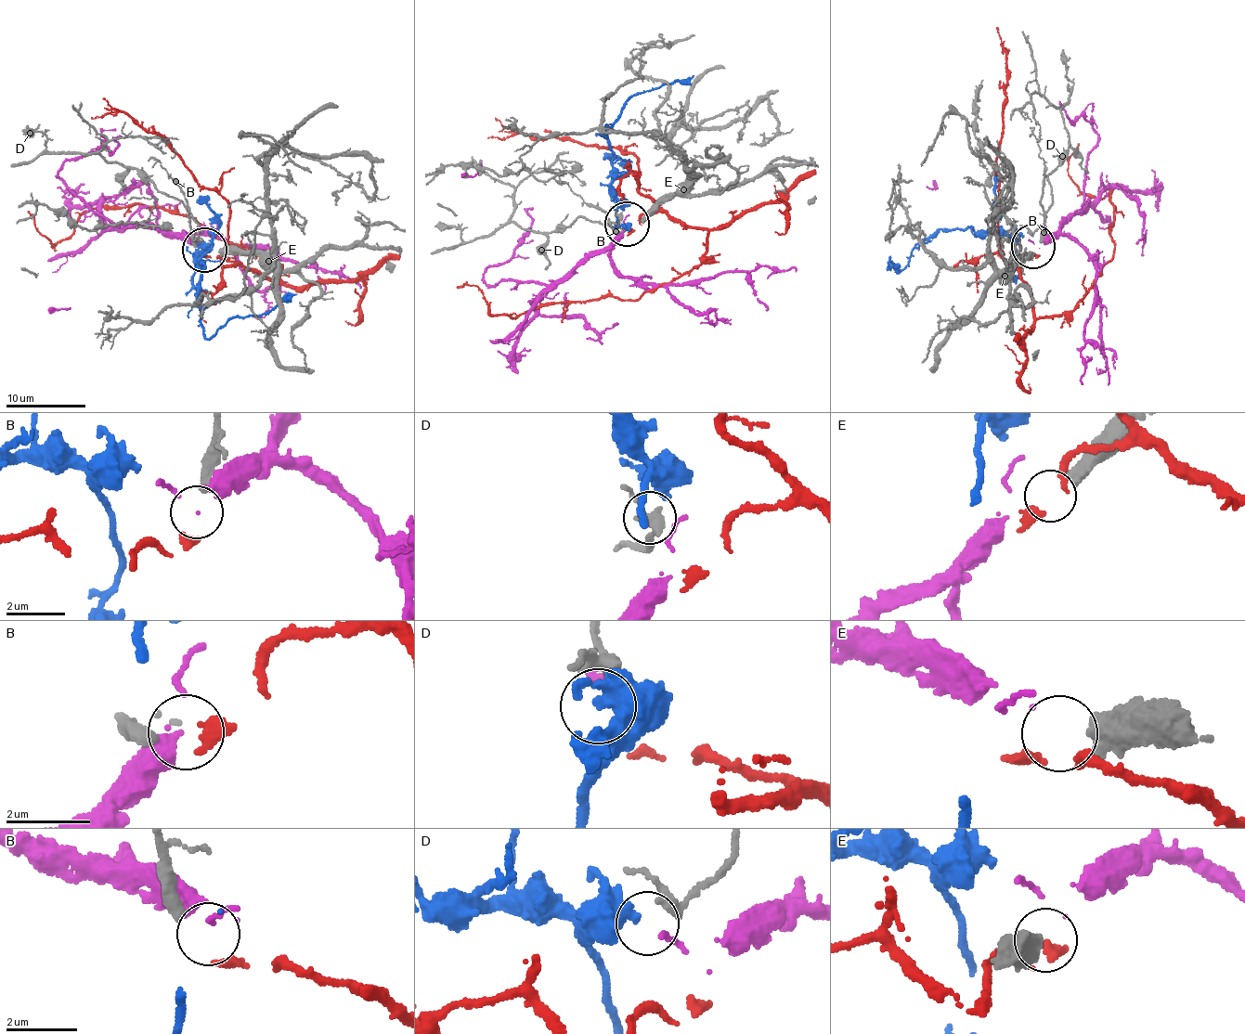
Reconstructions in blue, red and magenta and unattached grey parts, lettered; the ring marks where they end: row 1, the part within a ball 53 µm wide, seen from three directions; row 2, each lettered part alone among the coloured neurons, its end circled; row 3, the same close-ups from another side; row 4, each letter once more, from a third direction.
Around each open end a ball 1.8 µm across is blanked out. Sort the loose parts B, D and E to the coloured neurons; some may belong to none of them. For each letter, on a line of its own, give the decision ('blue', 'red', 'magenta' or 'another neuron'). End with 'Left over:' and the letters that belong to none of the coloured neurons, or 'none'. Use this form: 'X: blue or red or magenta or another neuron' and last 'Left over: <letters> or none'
B: red
D: another neuron
E: magenta
Left over: D

